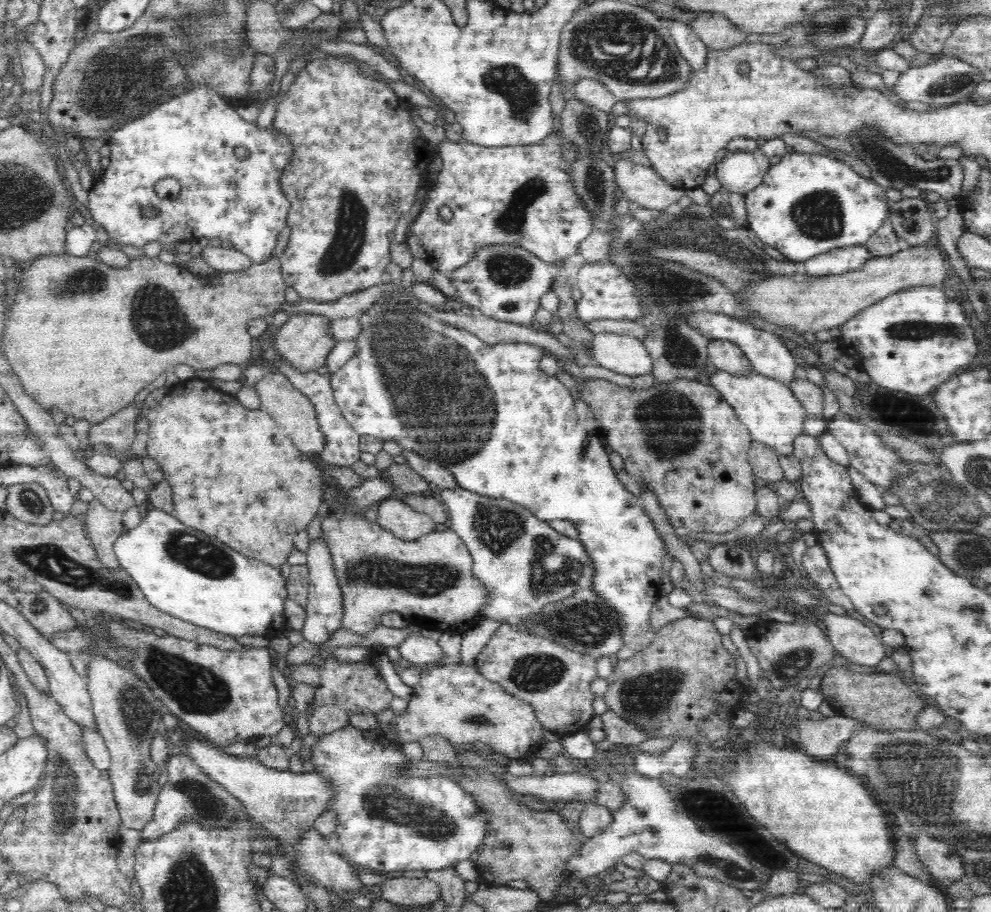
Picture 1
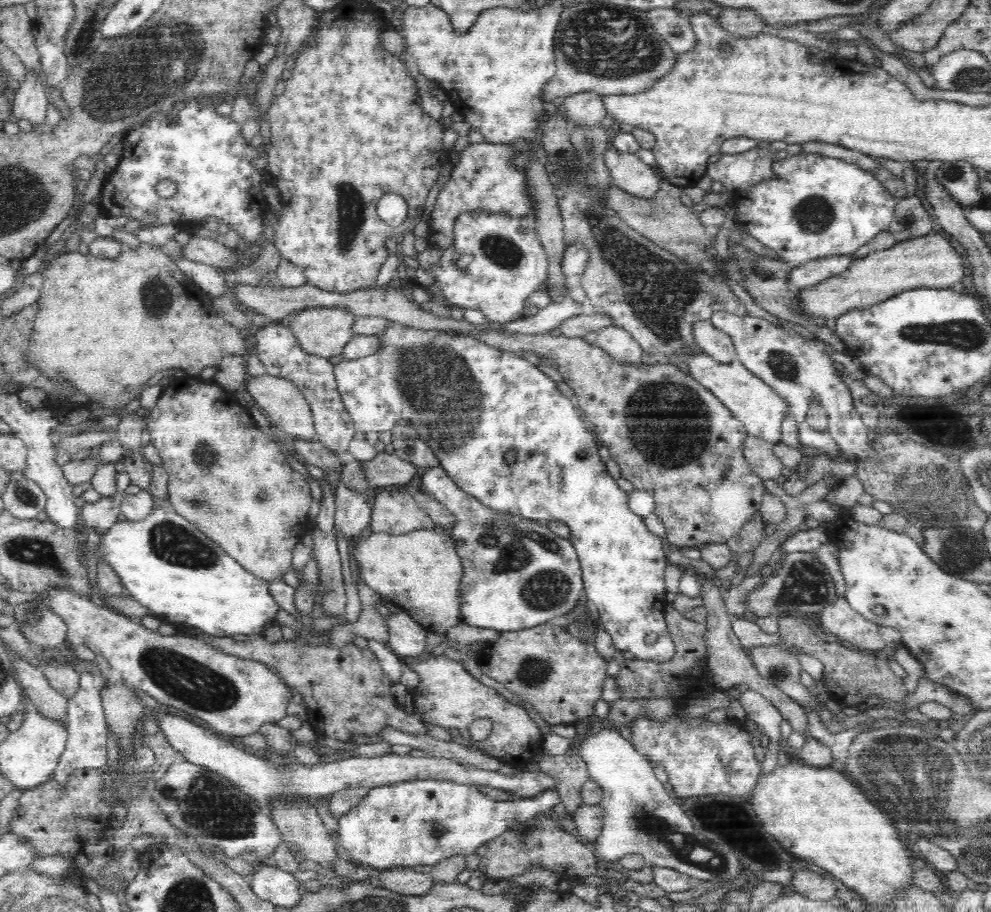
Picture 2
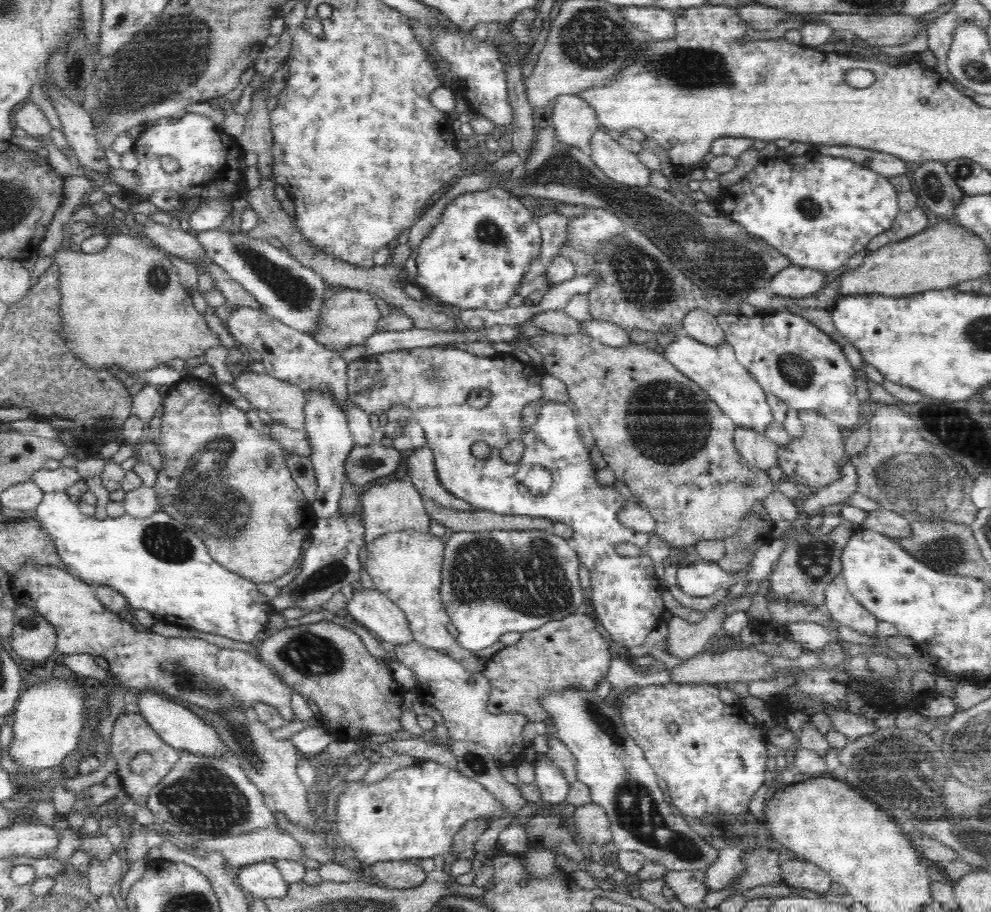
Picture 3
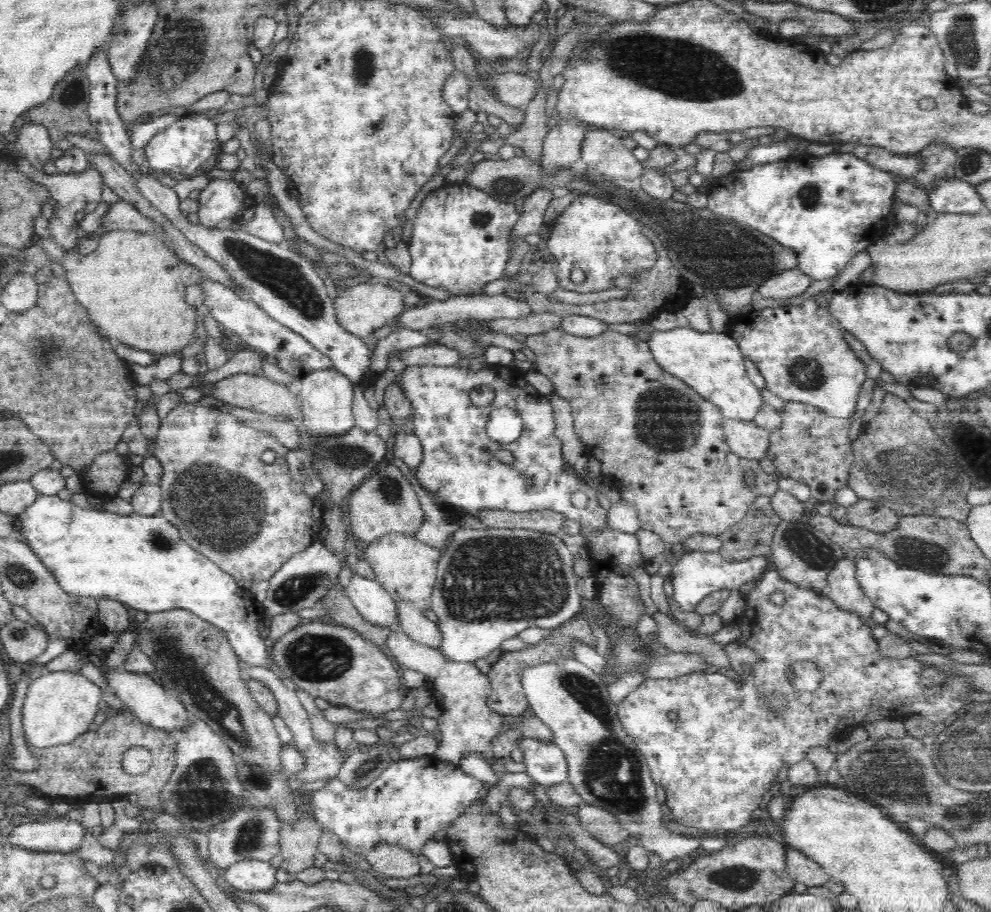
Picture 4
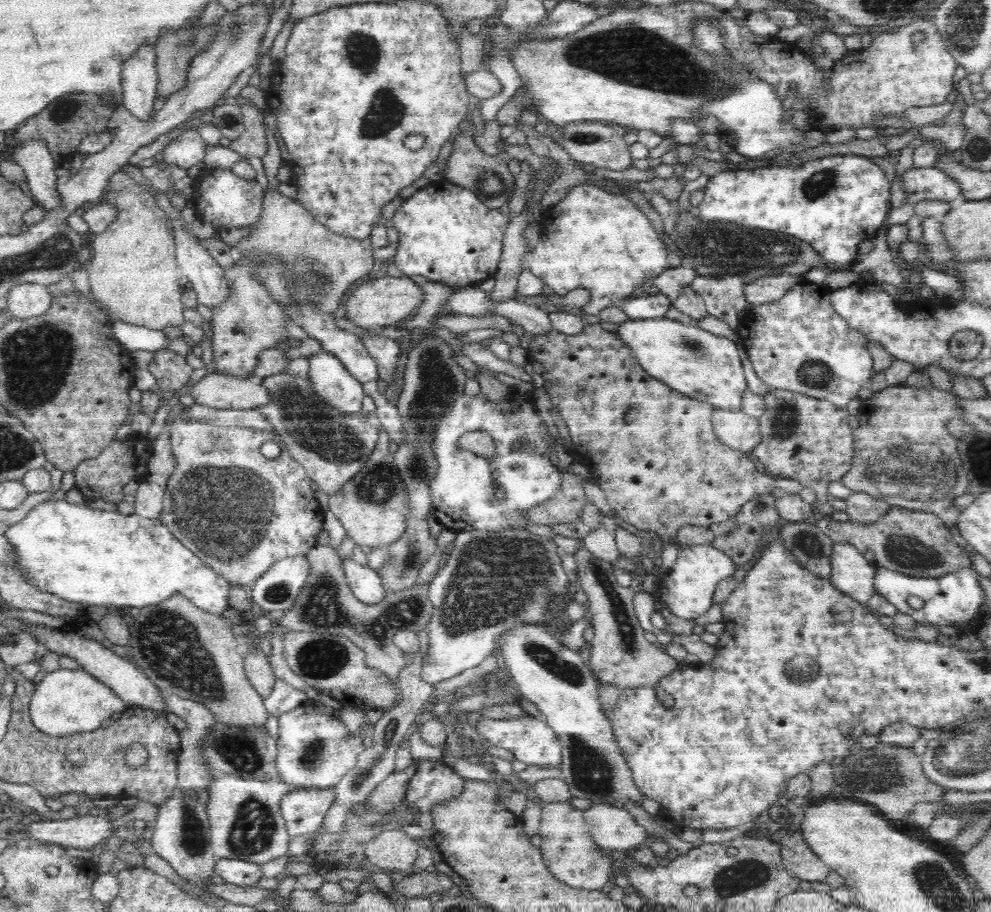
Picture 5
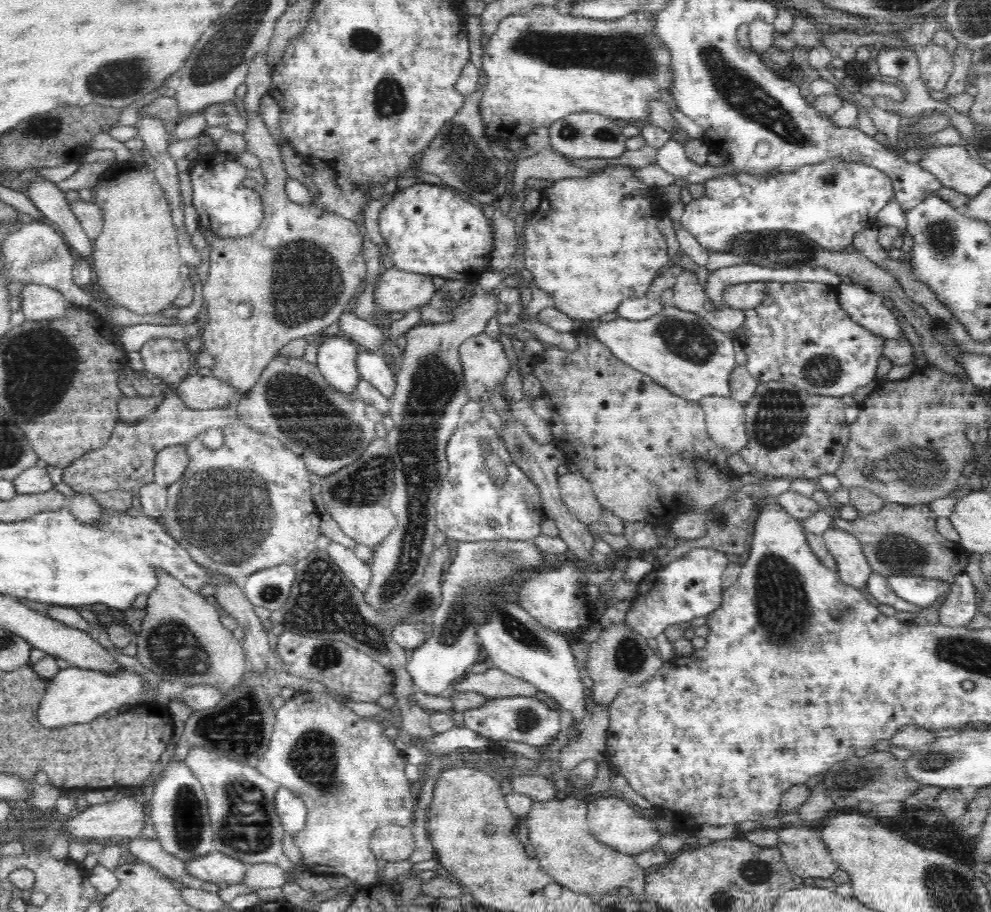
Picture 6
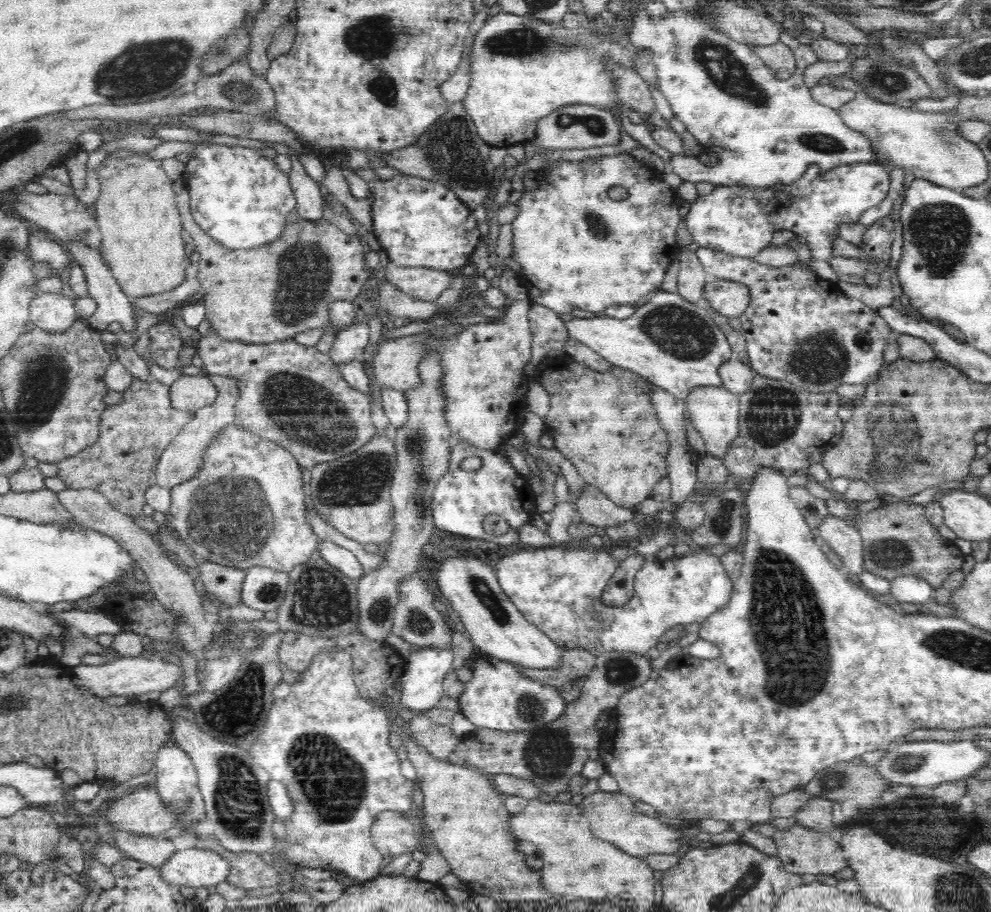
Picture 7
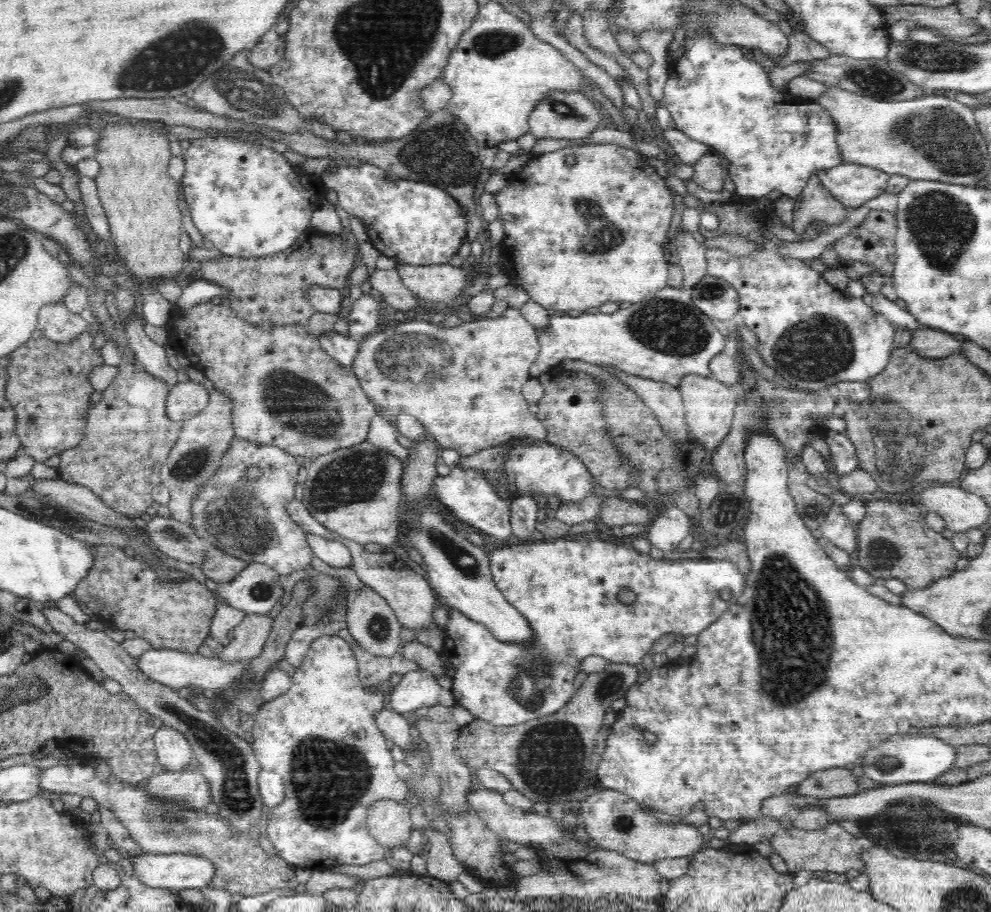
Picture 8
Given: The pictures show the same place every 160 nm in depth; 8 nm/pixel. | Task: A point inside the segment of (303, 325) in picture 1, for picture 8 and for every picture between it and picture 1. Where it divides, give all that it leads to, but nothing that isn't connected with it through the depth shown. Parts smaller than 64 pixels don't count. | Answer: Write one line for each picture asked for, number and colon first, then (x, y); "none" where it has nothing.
2: (324, 332)
3: (347, 318)
4: (362, 308)
5: (385, 302)
6: (397, 291)
7: (426, 284)
8: (441, 282)

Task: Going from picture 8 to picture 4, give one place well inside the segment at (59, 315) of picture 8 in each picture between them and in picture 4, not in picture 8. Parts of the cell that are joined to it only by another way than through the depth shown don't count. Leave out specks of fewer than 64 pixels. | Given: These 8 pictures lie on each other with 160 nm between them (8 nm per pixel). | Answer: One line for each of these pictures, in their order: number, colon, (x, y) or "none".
4: (21, 293)
5: (27, 300)
6: (39, 302)
7: (52, 312)

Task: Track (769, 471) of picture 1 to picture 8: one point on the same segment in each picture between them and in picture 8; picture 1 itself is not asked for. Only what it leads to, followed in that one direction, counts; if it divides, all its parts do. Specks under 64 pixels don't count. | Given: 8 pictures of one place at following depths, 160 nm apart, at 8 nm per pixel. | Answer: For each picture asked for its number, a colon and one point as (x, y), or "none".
2: (758, 452)
3: (759, 451)
4: (749, 441)
5: (740, 431)
6: (725, 421)
7: (714, 411)
8: (709, 404)

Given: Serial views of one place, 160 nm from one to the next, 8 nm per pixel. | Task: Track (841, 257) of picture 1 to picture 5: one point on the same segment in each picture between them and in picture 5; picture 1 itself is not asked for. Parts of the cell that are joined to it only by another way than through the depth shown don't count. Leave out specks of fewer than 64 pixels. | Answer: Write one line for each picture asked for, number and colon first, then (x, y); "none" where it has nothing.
2: (813, 272)
3: (792, 281)
4: (789, 283)
5: (762, 290)

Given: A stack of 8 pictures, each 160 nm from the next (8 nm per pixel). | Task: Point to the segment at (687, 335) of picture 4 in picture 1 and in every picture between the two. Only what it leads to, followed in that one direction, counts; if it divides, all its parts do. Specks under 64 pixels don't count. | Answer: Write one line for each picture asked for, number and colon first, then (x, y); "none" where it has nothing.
1: (774, 416)
2: (755, 404)
3: (716, 369)

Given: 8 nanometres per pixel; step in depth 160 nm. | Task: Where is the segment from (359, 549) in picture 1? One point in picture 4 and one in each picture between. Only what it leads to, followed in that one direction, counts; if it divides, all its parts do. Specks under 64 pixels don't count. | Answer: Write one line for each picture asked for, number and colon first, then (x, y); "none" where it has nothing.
2: (421, 570)
3: (406, 566)
4: (406, 568)

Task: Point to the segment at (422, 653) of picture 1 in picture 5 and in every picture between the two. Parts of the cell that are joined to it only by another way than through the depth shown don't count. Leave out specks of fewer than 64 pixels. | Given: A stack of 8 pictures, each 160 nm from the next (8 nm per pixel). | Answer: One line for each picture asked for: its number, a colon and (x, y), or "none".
2: (406, 637)
3: (373, 609)
4: (374, 604)
5: (364, 582)

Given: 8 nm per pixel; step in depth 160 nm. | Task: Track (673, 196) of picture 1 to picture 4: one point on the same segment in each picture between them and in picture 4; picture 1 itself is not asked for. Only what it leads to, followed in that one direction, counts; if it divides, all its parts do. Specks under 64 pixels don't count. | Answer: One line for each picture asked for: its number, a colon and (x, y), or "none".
2: (629, 173)
3: (623, 166)
4: (607, 154)

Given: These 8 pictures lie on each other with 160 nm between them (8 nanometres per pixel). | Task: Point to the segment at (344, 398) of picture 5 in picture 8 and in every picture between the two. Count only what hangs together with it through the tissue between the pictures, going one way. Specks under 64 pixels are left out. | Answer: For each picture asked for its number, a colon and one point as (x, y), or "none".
6: (336, 357)
7: (350, 342)
8: (364, 316)

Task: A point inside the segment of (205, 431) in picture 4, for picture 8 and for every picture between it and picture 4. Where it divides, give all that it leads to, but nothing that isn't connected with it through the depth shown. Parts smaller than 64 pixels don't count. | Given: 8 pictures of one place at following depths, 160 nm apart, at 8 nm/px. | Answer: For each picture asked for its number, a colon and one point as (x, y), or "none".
5: (216, 503)
6: (246, 506)
7: (245, 507)
8: (246, 518)

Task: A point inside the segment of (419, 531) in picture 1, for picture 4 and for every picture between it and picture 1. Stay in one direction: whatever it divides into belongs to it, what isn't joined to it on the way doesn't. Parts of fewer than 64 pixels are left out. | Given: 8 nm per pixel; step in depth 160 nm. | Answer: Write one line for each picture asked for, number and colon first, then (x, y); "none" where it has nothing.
2: (398, 513)
3: (396, 505)
4: (385, 503)

